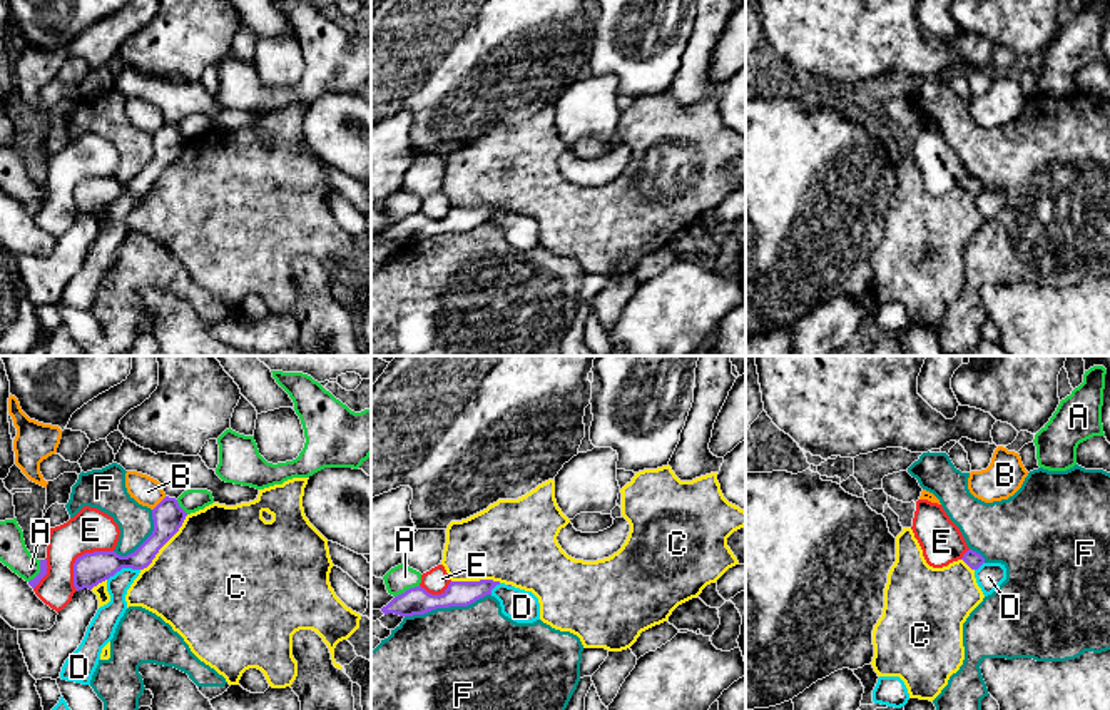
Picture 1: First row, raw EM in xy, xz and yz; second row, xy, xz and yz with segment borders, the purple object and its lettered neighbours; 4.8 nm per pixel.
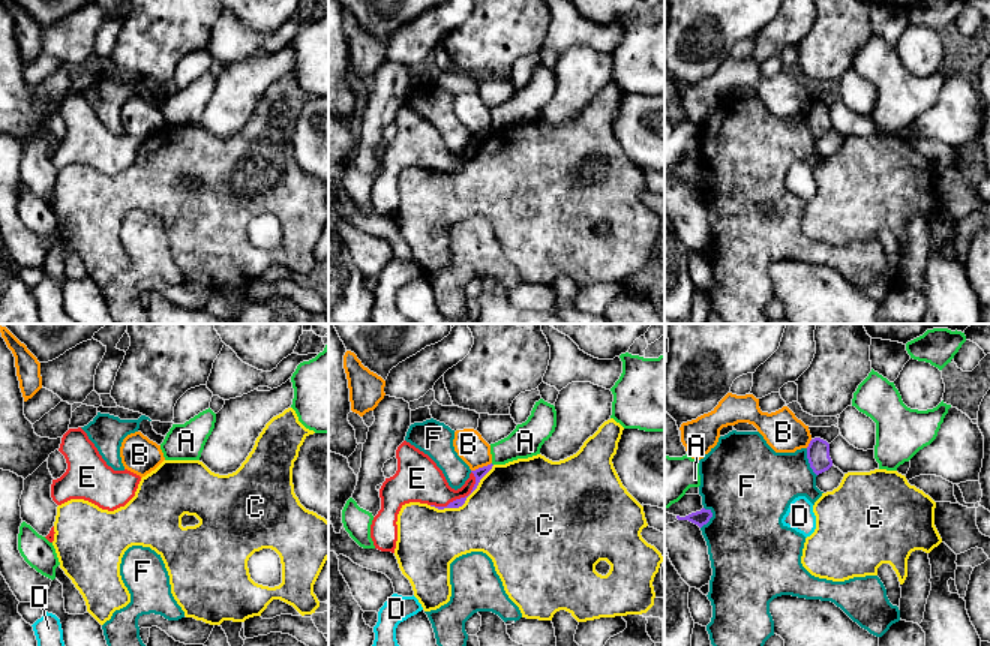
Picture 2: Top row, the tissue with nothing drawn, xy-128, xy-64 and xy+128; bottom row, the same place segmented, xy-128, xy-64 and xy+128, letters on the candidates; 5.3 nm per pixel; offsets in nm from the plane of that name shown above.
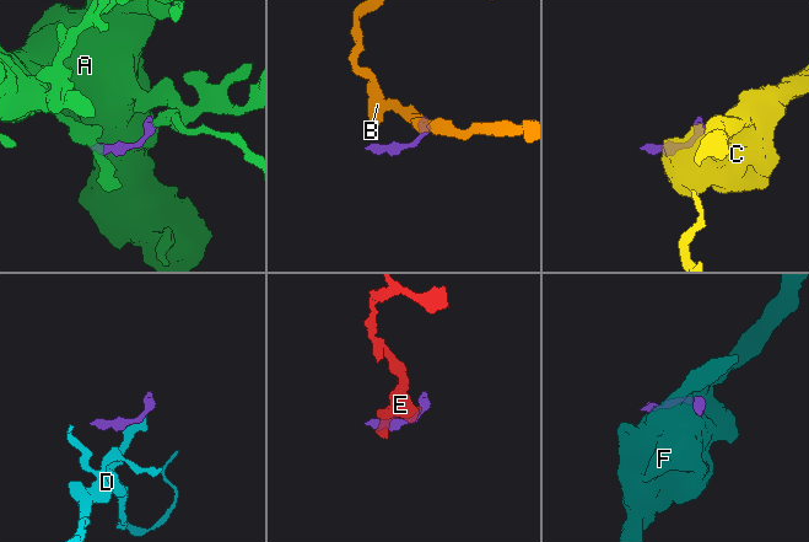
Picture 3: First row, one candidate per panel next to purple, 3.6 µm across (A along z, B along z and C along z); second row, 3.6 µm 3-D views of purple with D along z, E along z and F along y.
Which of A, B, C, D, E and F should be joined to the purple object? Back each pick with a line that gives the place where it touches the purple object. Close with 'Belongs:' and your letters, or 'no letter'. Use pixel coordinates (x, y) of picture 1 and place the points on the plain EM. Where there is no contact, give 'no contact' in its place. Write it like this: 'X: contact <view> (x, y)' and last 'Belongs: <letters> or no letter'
Belongs: no letter

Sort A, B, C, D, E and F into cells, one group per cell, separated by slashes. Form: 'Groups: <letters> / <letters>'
Groups: A / B / C / D / E / F

